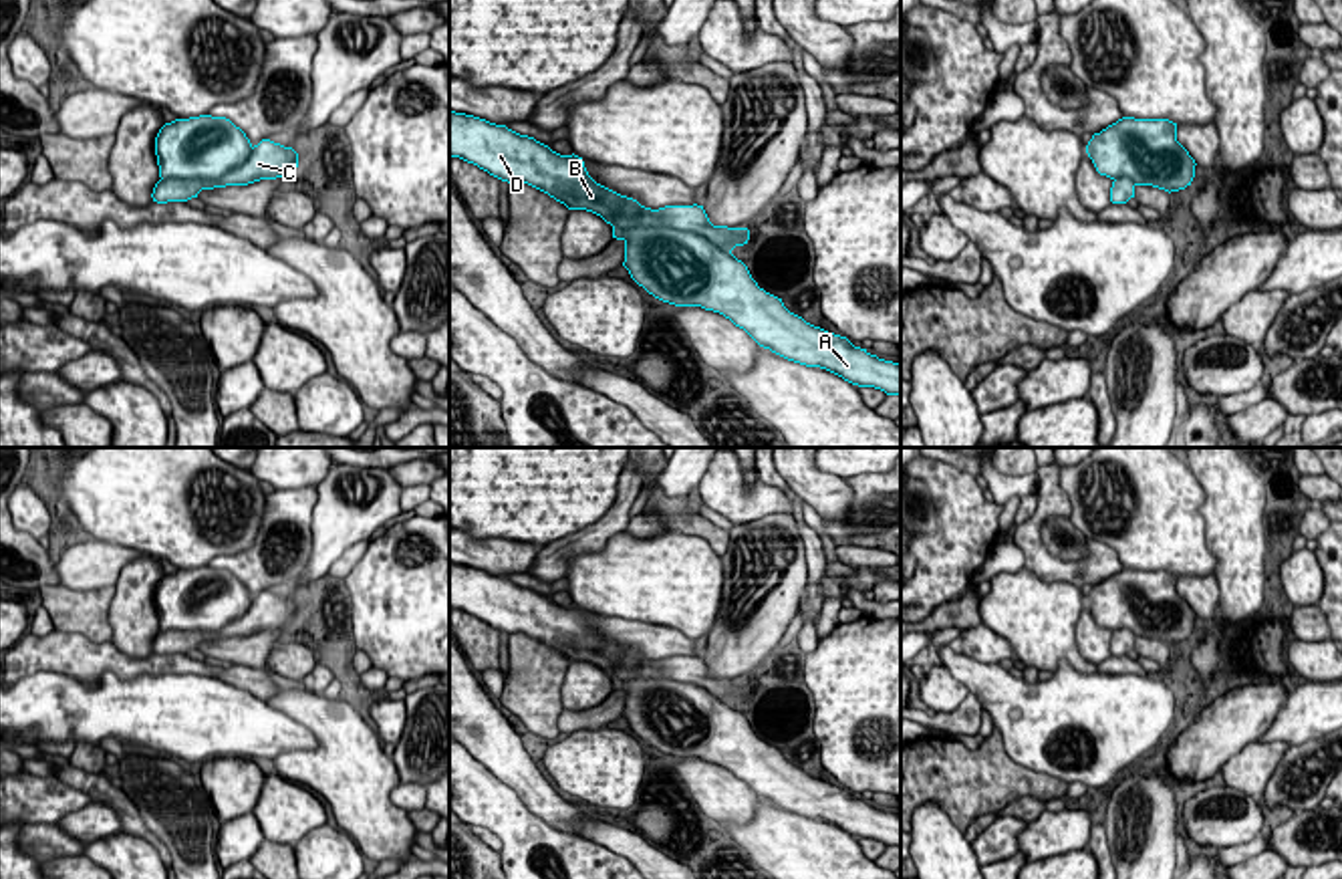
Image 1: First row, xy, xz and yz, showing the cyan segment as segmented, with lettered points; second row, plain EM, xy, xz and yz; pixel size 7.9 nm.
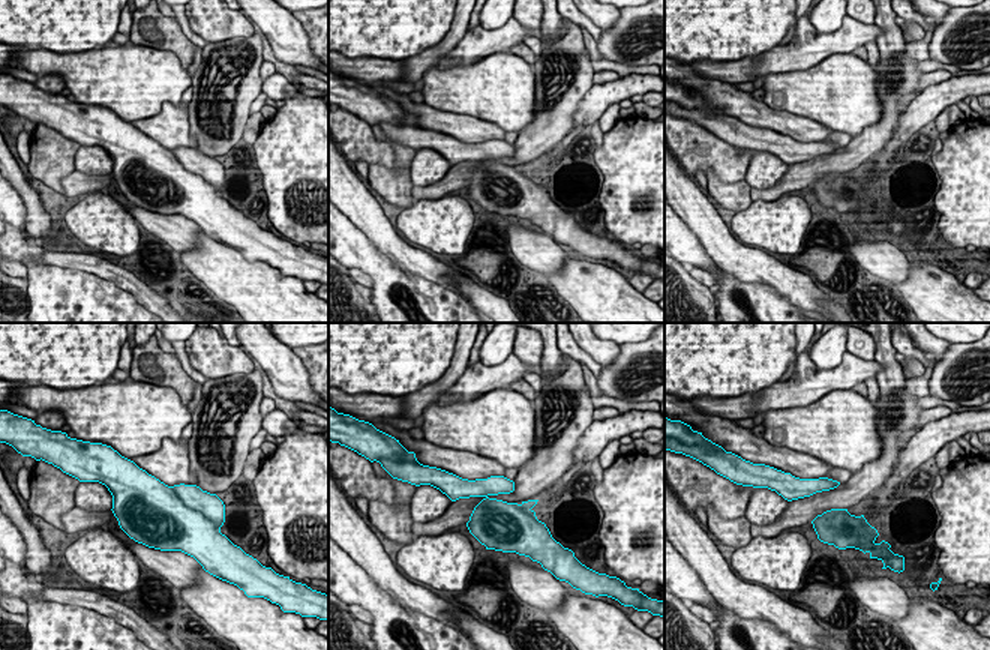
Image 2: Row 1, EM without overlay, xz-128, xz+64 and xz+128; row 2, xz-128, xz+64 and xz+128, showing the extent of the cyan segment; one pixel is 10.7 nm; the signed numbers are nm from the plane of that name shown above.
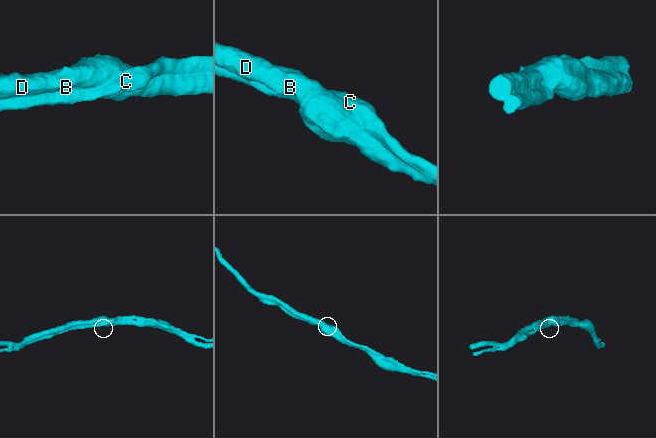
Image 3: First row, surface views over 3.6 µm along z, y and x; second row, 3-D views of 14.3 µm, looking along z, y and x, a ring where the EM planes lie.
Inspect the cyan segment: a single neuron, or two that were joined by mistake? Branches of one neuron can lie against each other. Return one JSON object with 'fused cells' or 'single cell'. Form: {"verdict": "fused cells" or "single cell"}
{"verdict": "single cell"}

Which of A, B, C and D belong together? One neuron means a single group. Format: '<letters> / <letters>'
A B C D

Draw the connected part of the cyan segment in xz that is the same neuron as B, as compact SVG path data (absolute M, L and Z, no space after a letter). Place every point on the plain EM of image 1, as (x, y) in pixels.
M449 560L449 607L502 633L524 633L568 661L586 661L625 694L631 730L675 758L701 758L729 770L760 798L826 821L858 839L901 847L901 814L879 810L846 788L790 764L766 744L731 702L750 692L748 679L713 677L703 657L651 661L596 635L578 607L560 607L506 577Z

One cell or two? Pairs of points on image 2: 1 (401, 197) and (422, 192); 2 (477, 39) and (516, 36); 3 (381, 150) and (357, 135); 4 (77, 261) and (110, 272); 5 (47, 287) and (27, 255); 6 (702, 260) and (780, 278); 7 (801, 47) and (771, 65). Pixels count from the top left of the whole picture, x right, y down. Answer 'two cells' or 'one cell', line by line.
1: two cells
2: one cell
3: one cell
4: one cell
5: one cell
6: two cells
7: one cell

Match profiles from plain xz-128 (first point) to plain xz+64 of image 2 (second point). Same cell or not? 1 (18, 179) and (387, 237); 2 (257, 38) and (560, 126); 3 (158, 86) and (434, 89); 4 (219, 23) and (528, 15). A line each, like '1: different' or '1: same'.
1: same
2: same
3: same
4: same

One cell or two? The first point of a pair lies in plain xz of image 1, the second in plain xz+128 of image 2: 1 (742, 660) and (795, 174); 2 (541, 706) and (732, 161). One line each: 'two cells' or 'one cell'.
1: one cell
2: two cells

